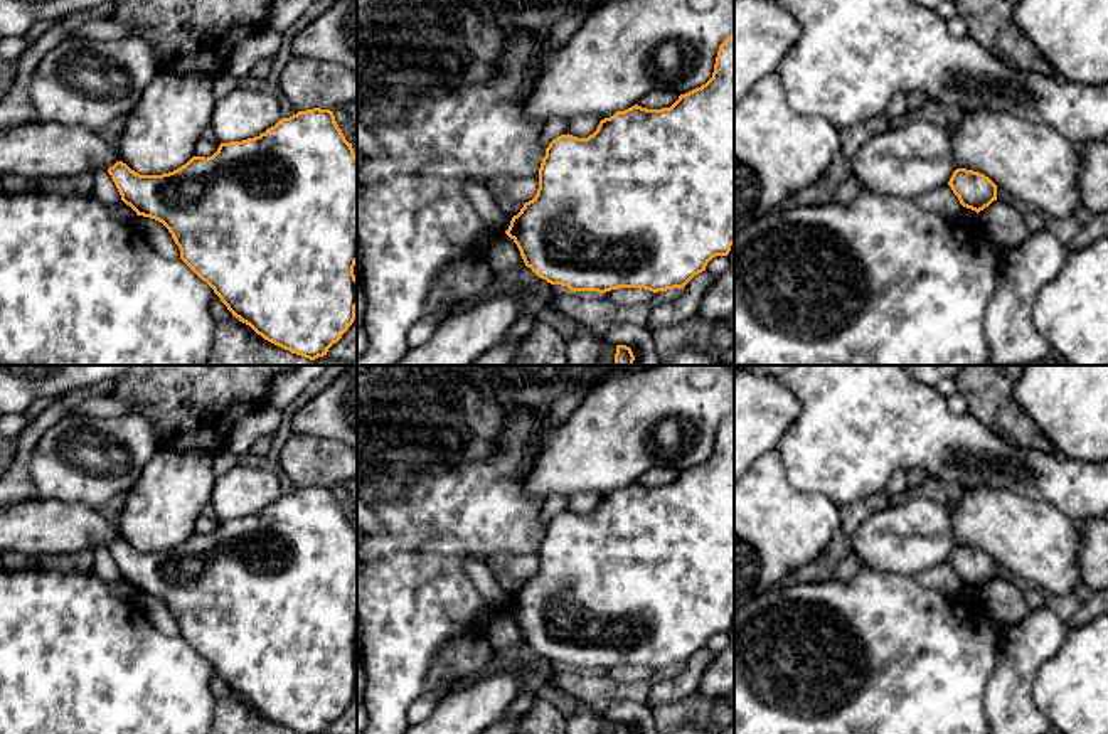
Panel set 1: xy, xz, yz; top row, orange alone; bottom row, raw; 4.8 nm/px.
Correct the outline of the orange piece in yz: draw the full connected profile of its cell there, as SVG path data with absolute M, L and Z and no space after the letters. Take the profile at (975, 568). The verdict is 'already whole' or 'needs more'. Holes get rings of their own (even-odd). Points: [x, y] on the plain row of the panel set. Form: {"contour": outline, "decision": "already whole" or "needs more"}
{"contour": "M956 545L948 559L960 581L977 591L997 577L997 562L983 550Z", "decision": "already whole"}

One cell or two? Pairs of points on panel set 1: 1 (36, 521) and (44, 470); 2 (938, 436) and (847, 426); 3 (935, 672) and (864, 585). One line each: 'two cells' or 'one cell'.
1: two cells
2: one cell
3: one cell

